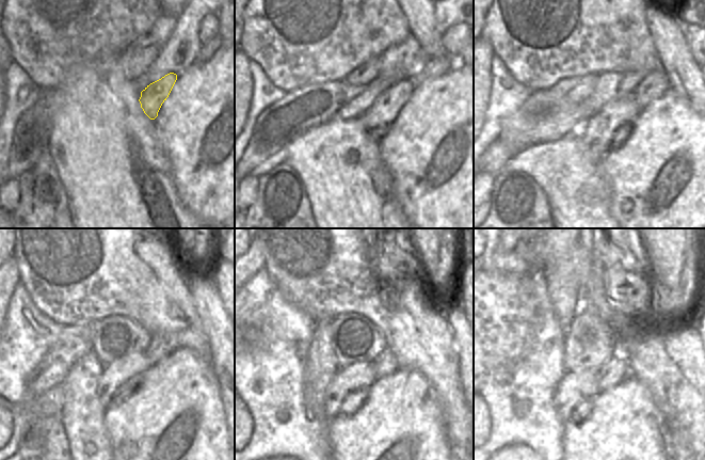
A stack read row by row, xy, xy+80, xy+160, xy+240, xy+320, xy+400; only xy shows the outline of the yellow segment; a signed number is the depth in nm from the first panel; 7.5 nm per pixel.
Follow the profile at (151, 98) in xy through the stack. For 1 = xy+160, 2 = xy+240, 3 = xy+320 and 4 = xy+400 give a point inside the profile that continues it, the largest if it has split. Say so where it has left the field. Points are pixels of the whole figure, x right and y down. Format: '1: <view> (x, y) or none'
1: xy+160 (620, 113)
2: xy+240 (125, 370)
3: xy+320 (351, 382)
4: xy+400 (576, 390)

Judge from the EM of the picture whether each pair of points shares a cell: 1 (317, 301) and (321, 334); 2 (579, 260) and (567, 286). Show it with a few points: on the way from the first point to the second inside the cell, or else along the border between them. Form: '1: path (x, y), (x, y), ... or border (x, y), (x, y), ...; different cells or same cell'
1: border (331, 319), (321, 319), (316, 322); different cells
2: path (573, 267), (567, 272), (567, 280); same cell

